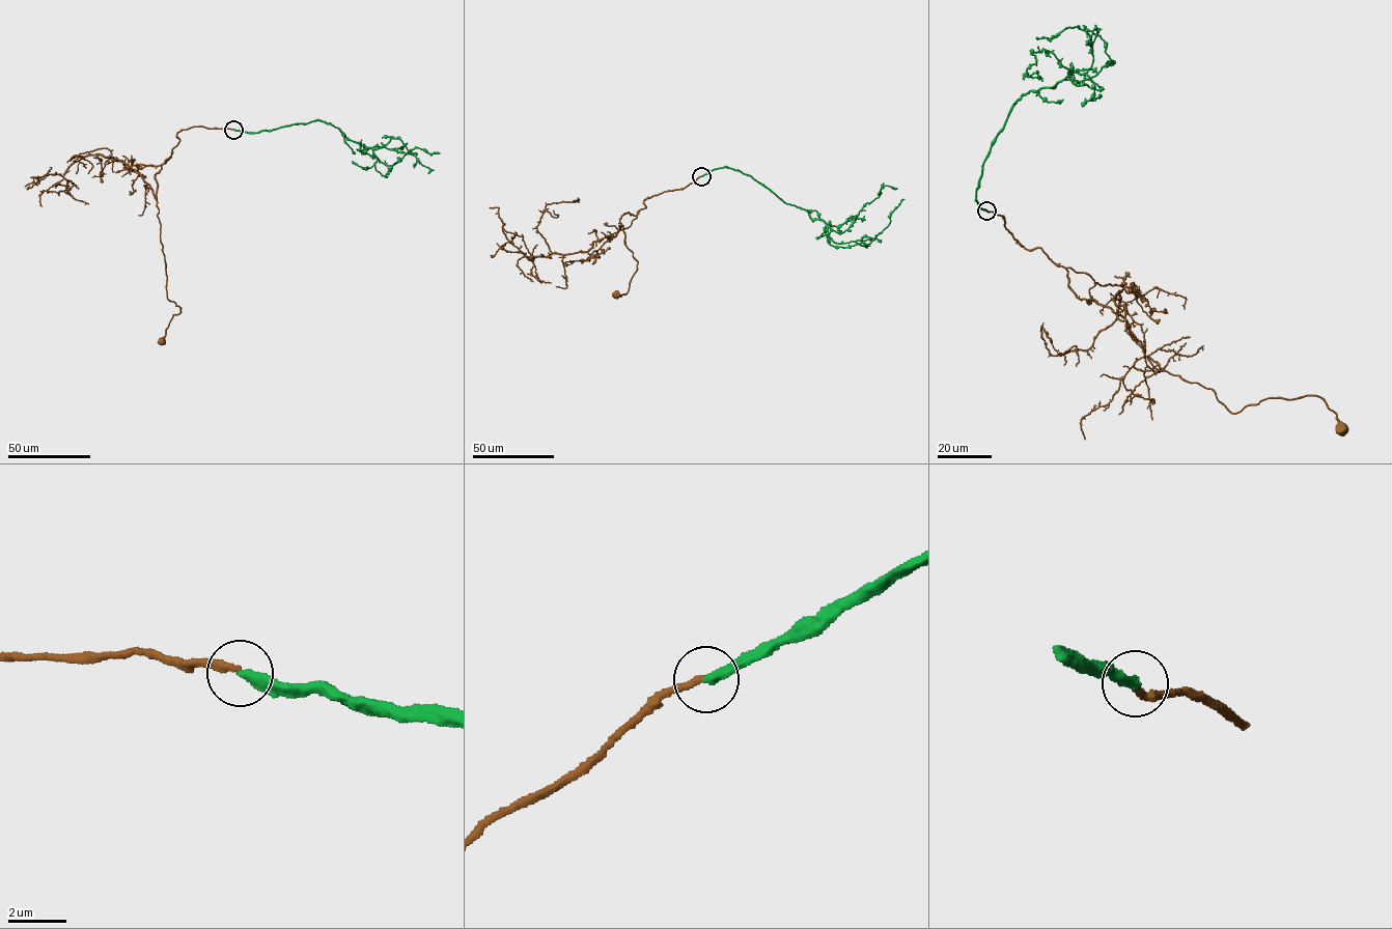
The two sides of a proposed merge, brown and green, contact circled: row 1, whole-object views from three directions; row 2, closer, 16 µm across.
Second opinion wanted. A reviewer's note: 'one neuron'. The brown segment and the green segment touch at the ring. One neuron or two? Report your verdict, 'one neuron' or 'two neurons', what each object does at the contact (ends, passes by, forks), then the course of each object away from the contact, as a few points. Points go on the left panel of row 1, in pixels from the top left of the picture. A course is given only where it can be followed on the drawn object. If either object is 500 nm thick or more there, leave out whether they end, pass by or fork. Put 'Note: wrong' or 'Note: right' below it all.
two neurons; brown ends there; green ends there; brown runs (233, 130), (197, 127), (181, 130), (176, 135), (179, 141), (155, 174), (167, 297), (181, 308), (161, 340); green runs (233, 130), (257, 133), (319, 119), (360, 144), (361, 153), (387, 165), (417, 147), (439, 153)
Note: wrong

